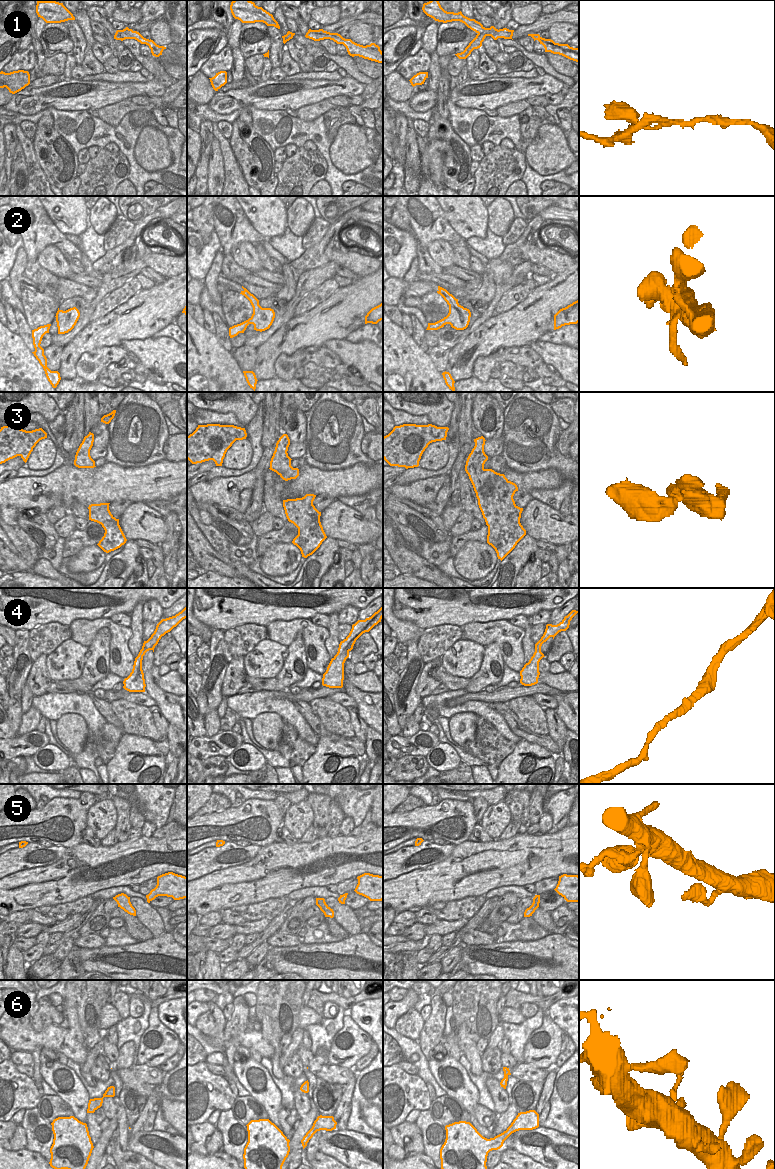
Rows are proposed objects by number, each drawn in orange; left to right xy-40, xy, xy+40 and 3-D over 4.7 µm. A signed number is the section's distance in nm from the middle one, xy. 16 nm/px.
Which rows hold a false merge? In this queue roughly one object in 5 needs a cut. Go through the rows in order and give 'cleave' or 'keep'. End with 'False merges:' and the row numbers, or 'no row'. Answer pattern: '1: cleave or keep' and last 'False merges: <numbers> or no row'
1: cleave
2: keep
3: keep
4: keep
5: keep
6: keep
False merges: 1

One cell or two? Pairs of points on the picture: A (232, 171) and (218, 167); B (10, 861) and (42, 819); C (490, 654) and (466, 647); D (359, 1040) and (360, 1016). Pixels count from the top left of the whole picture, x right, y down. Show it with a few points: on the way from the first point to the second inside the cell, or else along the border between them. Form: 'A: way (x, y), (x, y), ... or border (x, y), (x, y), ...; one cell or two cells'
A: border (219, 146), (223, 163), (224, 185); two cells
B: border (28, 842), (38, 843); two cells
C: border (484, 646), (483, 660), (475, 674); two cells
D: border (350, 1011), (351, 1018), (372, 1040); two cells

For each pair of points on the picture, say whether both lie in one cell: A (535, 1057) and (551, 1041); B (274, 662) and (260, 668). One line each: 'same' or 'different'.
A: same
B: same

